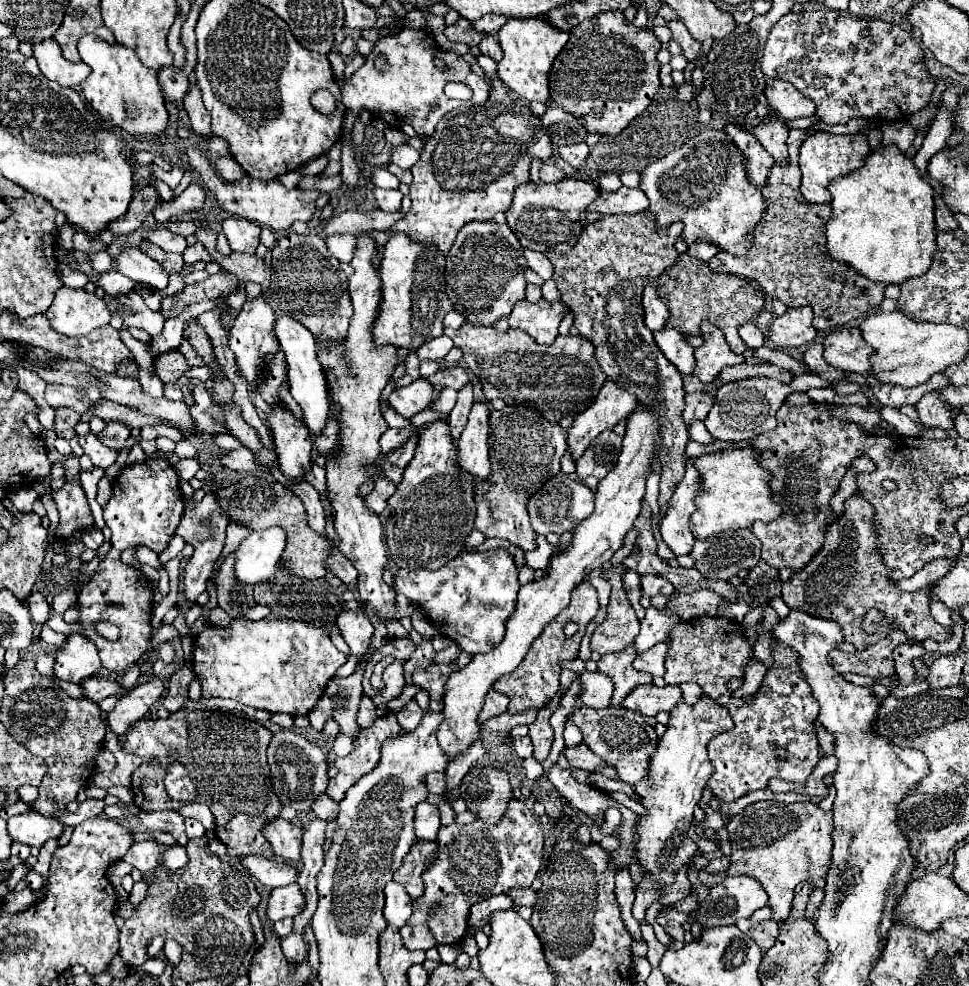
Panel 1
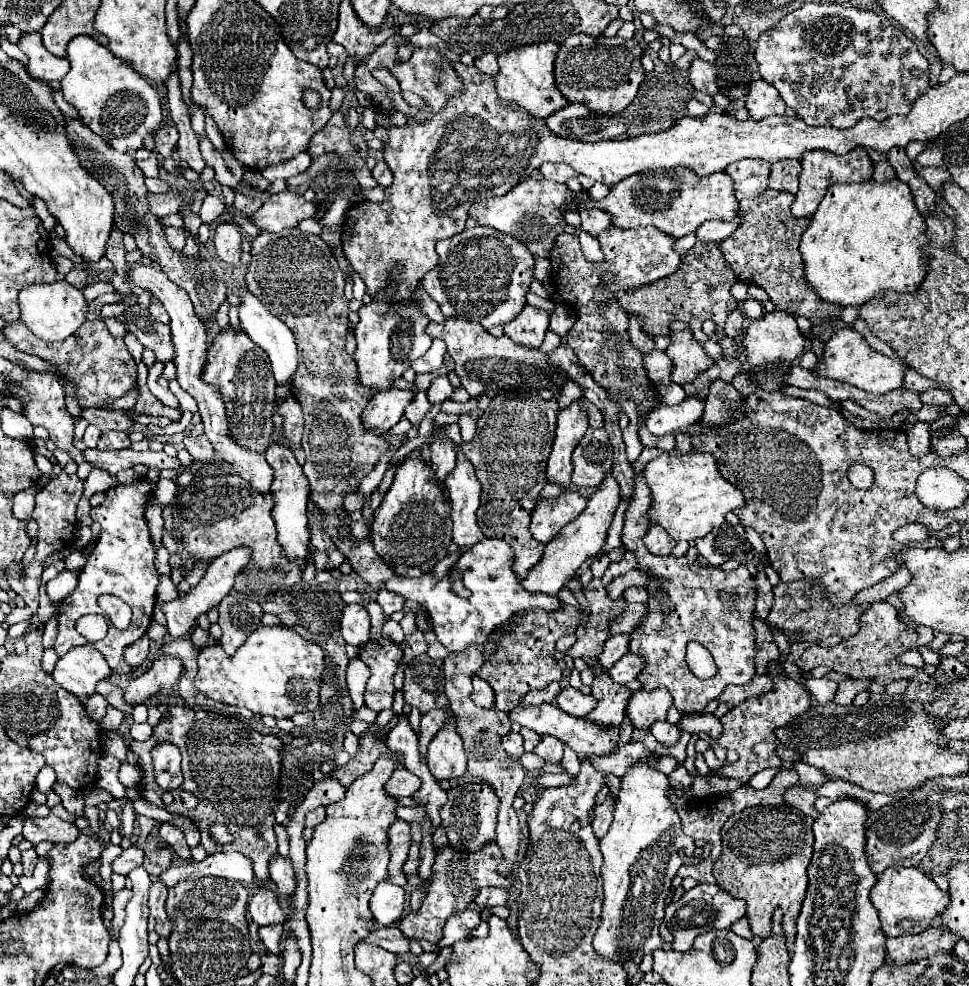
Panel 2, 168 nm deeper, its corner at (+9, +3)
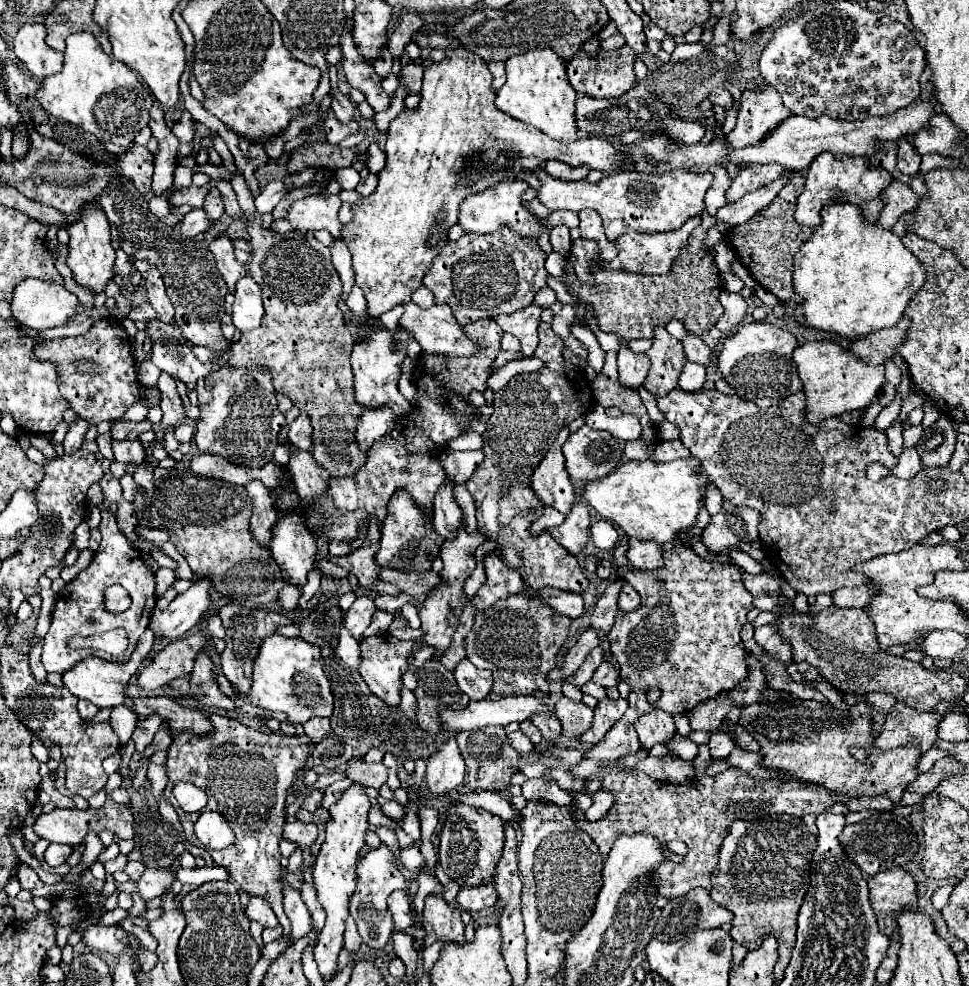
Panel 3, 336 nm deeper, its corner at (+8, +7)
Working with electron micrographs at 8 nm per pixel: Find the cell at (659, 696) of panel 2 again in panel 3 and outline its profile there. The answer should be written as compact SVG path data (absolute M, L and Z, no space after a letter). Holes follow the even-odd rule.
M660 708L640 716L634 726L644 750L650 750L654 744L664 744L676 730L672 716Z

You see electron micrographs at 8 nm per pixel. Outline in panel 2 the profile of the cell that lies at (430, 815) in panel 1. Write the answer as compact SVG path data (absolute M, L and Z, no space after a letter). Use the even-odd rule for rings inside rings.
M397 820L389 828L389 868L387 868L387 882L397 884L401 888L407 886L407 876L403 874L403 864L407 860L407 850L411 846L409 838L409 824Z

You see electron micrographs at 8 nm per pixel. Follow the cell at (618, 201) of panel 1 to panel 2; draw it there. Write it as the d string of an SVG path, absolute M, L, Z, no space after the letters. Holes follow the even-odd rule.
M595 208L593 210L581 210L579 216L581 216L581 230L591 234L591 236L597 236L599 232L603 232L605 228L611 226L607 214L603 214L601 210L595 210Z

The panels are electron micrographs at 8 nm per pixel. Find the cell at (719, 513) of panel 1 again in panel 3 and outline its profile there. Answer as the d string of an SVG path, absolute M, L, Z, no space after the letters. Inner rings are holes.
M698 458L672 462L630 460L606 478L588 482L584 488L584 498L600 516L620 526L626 536L664 544L672 542L680 530L688 530L696 524L702 500L706 498L710 486L712 484L702 472Z

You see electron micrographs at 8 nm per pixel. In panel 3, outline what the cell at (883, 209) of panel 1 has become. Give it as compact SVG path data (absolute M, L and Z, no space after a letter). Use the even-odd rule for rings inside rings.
M834 198L822 208L822 224L814 228L812 236L794 256L792 278L796 292L804 298L804 304L794 312L794 318L800 324L856 338L894 326L902 318L902 312L906 310L912 296L926 282L926 270L890 228L884 228L876 222L868 222L862 210L858 210L858 206L842 198L840 202L838 198Z

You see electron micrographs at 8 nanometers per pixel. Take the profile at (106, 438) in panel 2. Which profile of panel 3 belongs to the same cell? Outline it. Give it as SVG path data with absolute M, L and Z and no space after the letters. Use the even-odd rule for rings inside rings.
M112 440L112 452L116 462L126 464L140 464L146 458L140 440Z

